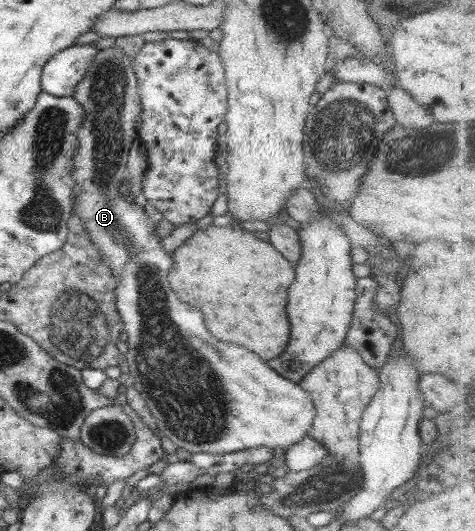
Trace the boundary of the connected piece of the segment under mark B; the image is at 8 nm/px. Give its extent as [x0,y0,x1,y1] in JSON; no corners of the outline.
[71,47,315,454]

